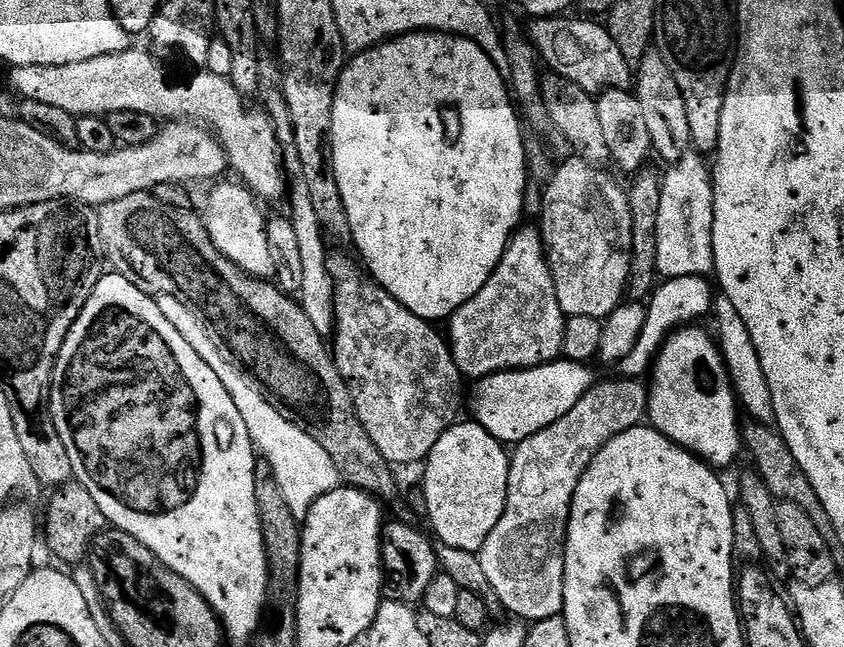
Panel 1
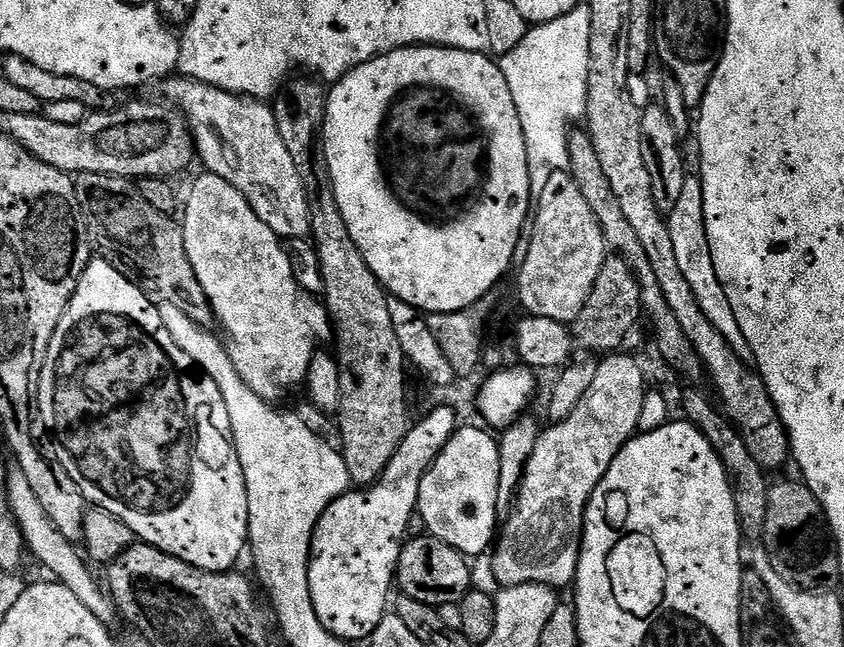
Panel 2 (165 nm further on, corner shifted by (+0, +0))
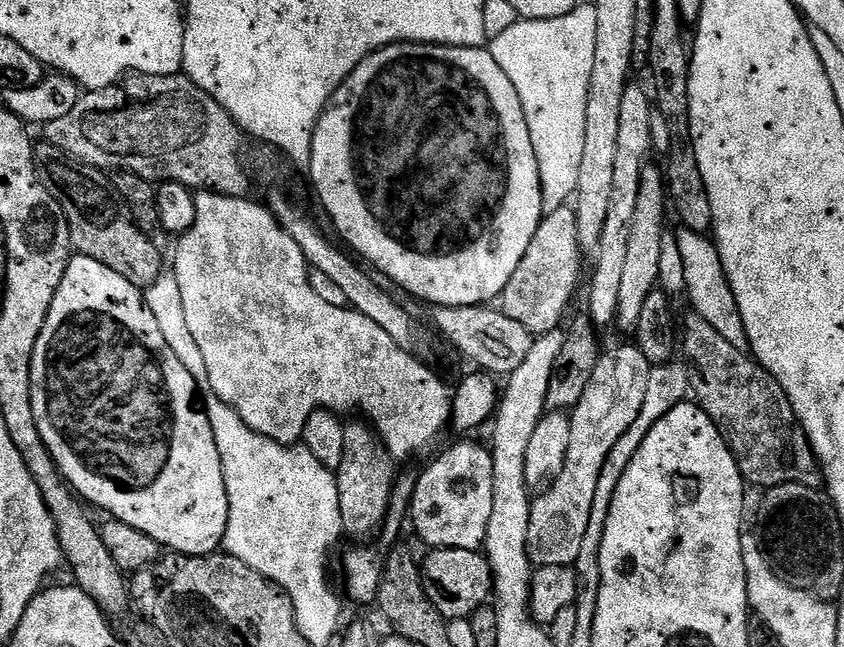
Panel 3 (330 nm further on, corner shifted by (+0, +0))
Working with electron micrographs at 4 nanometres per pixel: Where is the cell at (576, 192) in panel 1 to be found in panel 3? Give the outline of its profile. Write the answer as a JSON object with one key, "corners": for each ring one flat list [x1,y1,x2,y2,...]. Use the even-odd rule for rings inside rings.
{"corners":[[565,206,554,210,554,214,545,216,540,221,538,230,534,238,530,238,530,246,526,246,526,254,522,262,518,262,518,270,510,274,510,282,506,282,502,293,502,310,514,322,520,322,533,337,545,336,548,332,555,332,561,327,560,319,564,316,564,311,568,308,568,303,572,300,572,295,576,292,576,287,580,284,580,255,582,249,578,242,578,222,575,211,571,207]]}

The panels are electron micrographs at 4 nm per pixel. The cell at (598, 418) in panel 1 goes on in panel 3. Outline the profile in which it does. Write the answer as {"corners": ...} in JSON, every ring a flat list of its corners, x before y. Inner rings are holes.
{"corners":[[639,347,632,348,612,348,603,353,598,362,598,366,594,366,594,374,590,378,590,386,586,386,586,394,582,394,582,398,578,402,578,406,571,409,570,419,570,450,566,450,566,462,562,466,562,470,556,476,551,484,547,485,539,493,540,497,532,500,532,509,530,510,530,530,526,538,526,554,530,558,530,562,536,568,542,566,571,566,574,558,578,558,578,550,582,550,582,538,586,535,586,526,590,523,590,506,594,503,594,490,598,487,598,474,602,474,602,462,606,462,606,454,610,454,610,450,614,450,614,442,618,442,618,438,622,438,622,434,626,434,626,430,630,430,634,418,638,418,638,410,642,410,642,402,646,402,646,378,650,378,650,370,653,365,649,364,648,359,641,353]]}

